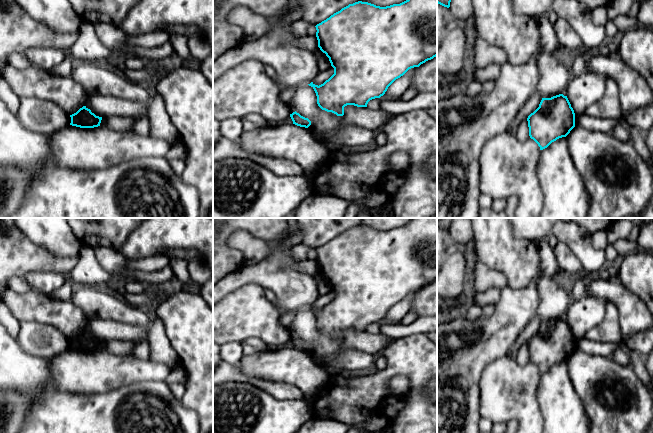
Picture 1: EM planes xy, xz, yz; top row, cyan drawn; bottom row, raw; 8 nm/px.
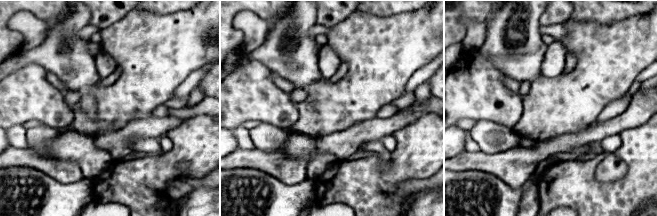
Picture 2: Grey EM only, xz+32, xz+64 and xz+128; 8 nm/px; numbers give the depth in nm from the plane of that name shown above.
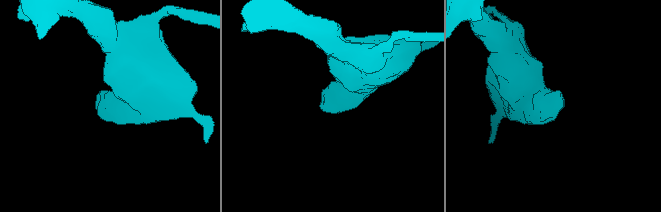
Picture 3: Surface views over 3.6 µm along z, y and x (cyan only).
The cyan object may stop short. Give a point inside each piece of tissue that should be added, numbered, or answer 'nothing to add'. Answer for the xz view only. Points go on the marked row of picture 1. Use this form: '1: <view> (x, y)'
nothing to add

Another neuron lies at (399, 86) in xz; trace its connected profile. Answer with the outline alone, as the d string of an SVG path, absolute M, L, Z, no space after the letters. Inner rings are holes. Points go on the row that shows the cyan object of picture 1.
M418 67L409 69L403 76L396 79L385 92L385 96L390 98L401 97L411 85L412 76Z

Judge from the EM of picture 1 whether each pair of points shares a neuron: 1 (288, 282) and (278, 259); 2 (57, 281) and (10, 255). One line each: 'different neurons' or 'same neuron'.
1: same neuron
2: different neurons

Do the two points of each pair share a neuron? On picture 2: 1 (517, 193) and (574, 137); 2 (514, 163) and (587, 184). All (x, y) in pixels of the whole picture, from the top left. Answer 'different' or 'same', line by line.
1: different
2: different

